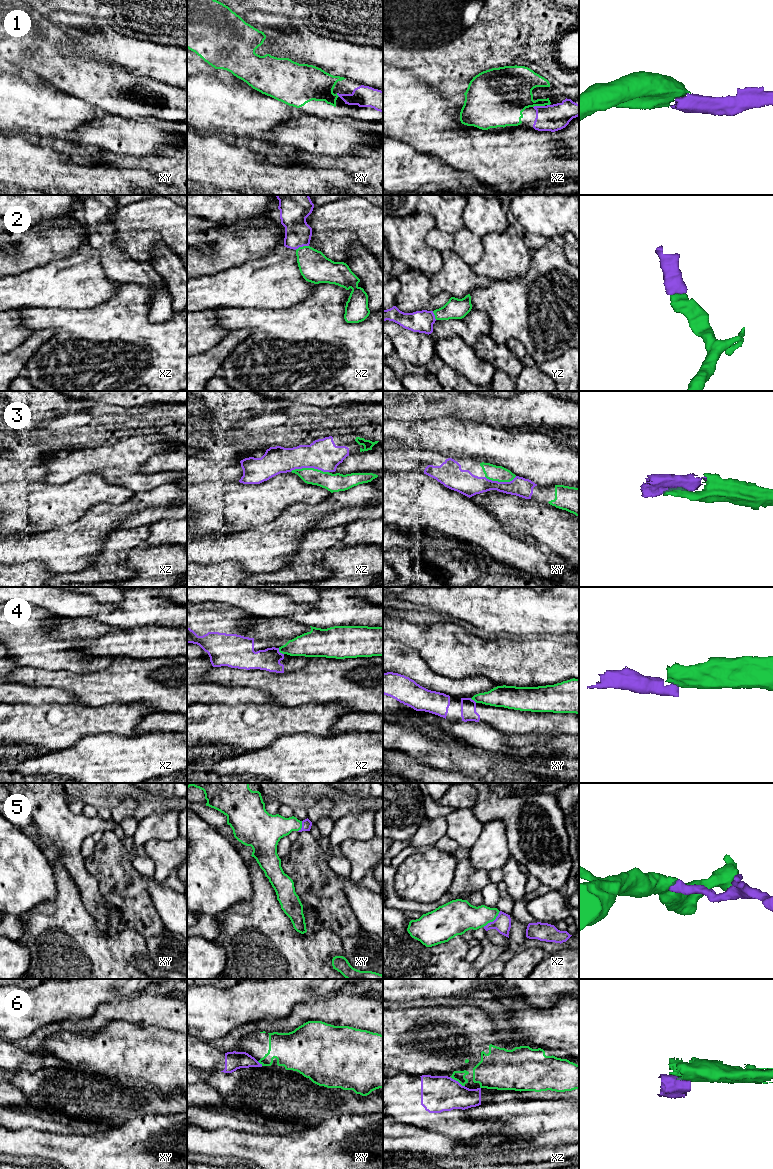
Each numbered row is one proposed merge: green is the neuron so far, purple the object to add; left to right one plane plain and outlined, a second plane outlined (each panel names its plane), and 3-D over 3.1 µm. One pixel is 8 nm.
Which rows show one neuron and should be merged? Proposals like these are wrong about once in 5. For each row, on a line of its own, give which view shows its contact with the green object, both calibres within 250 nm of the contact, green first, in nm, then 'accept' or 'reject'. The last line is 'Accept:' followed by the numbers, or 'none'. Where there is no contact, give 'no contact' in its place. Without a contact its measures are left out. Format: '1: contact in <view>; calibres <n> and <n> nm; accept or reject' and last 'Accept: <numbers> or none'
1: contact in xz; calibres 360 and 220 nm; accept
2: contact in xz; calibres 240 and 220 nm; accept
3: contact in xz; calibres 140 and 240 nm; accept
4: contact in xz; calibres 200 and 180 nm; reject
5: contact in xz; calibres 240 and 140 nm; accept
6: contact in xz; calibres 90 and 280 nm; reject
Accept: 1, 2, 3, 5

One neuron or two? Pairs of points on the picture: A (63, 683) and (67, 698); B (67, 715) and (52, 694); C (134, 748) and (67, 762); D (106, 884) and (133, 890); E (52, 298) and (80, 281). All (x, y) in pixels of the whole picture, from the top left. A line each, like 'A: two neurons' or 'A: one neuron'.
A: two neurons
B: two neurons
C: one neuron
D: one neuron
E: one neuron

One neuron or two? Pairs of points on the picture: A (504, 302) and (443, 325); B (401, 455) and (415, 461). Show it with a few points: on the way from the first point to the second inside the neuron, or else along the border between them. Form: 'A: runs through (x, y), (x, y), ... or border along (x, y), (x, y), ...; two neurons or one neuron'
A: border along (472, 307), (486, 313), (490, 320), (490, 333); two neurons
B: runs through (404, 458), (412, 461); one neuron

